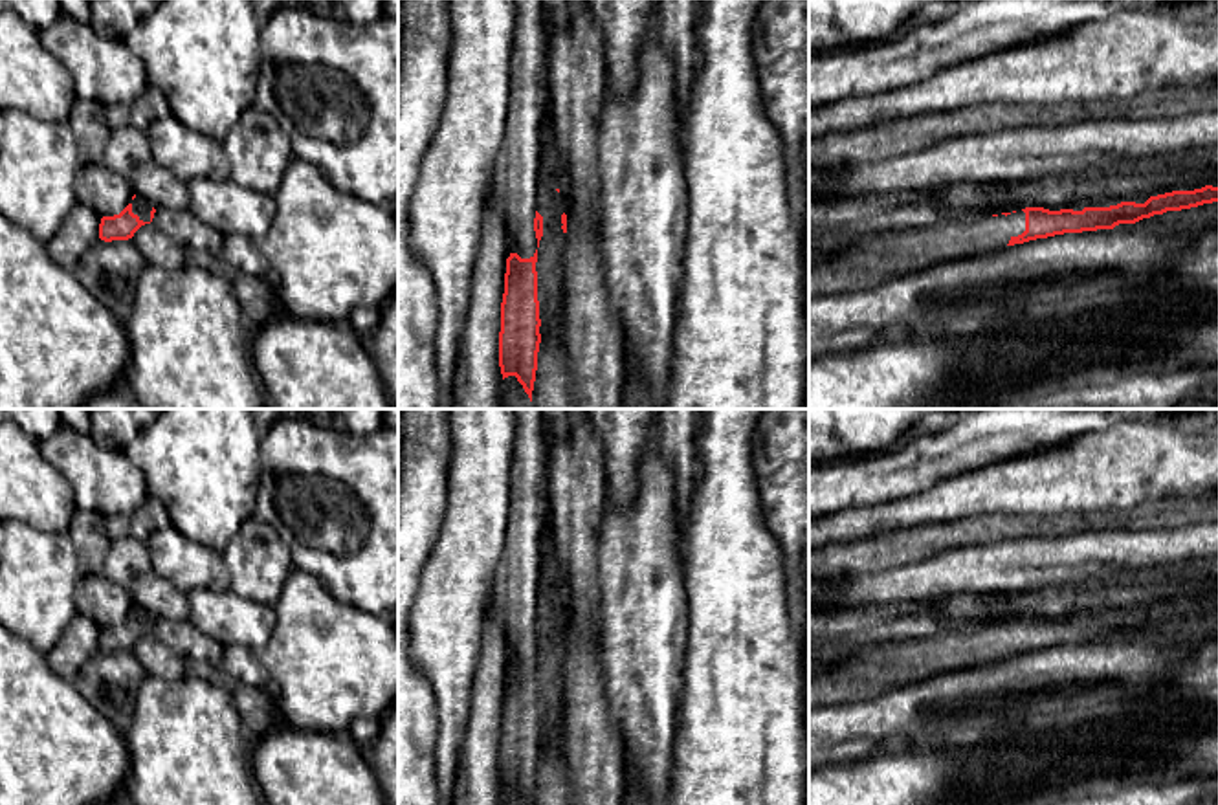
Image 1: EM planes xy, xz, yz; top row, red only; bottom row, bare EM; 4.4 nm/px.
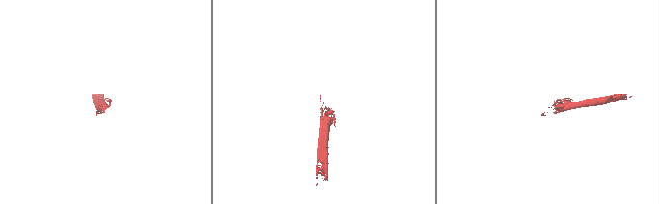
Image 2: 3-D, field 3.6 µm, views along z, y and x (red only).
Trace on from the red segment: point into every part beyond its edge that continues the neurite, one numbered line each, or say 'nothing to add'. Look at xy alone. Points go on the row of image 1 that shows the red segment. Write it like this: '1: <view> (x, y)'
1: xy (142, 208)

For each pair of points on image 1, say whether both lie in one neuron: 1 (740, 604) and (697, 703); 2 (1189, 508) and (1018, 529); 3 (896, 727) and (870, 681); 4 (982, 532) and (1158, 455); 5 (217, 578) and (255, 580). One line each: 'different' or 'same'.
1: same
2: same
3: different
4: different
5: different

